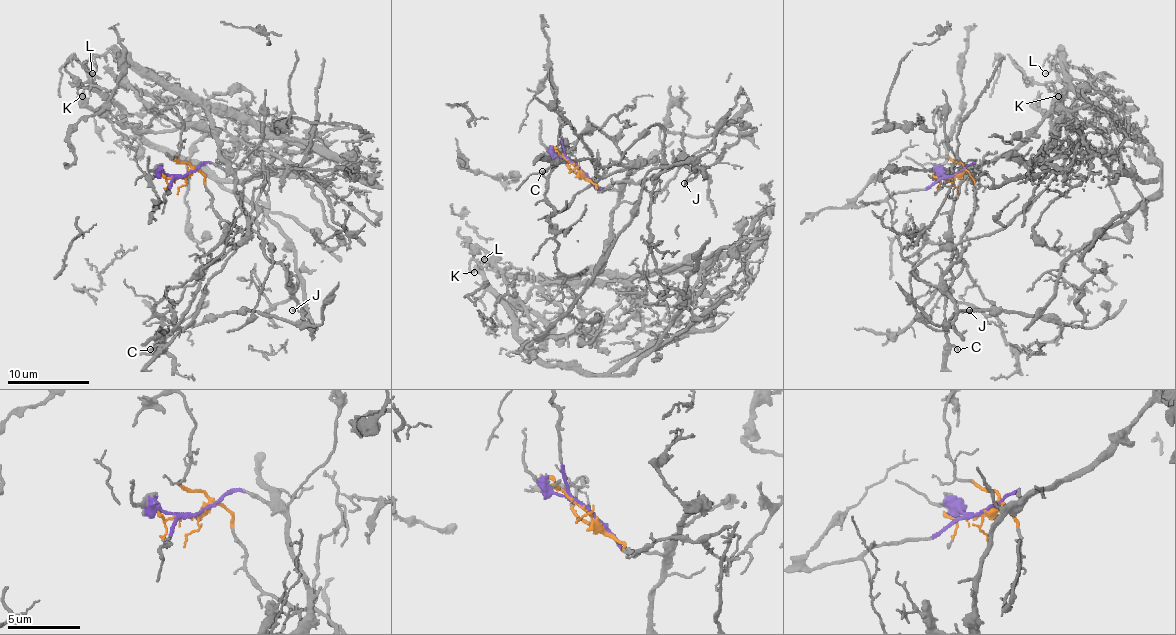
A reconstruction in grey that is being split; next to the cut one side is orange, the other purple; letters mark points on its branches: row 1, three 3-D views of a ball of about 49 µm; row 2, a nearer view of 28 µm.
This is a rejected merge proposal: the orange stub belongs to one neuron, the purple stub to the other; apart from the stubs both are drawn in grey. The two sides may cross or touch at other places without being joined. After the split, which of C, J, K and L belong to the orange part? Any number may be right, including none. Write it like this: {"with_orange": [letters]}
{"with_orange": ["J"]}

